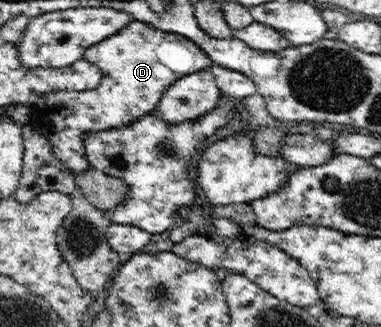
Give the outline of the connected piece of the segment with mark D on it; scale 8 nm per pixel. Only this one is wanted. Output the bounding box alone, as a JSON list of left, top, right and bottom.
[27,19,212,174]

